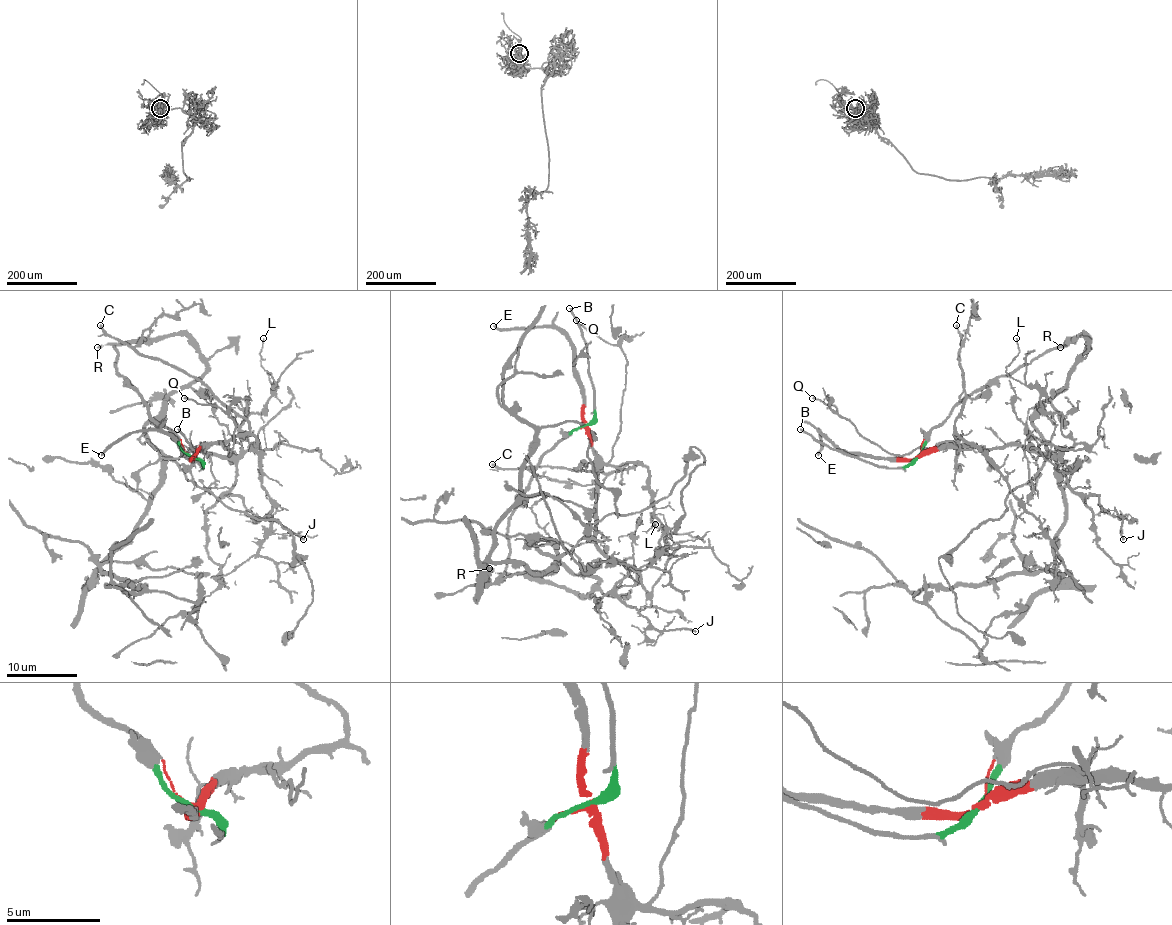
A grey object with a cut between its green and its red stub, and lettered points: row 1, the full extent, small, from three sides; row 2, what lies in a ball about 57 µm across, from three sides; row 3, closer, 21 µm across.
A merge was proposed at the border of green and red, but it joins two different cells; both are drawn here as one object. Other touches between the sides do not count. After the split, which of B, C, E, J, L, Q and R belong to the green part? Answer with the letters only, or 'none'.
B, R

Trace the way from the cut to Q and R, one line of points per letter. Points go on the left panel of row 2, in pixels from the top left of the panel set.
Q: (192, 456), (220, 441), (227, 447), (229, 456), (234, 422), (217, 406), (199, 404), (183, 397)
R: (192, 456), (150, 415), (137, 392), (116, 371), (118, 353), (114, 348), (105, 344), (96, 348)

